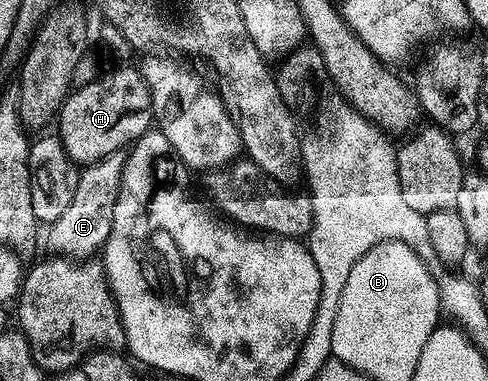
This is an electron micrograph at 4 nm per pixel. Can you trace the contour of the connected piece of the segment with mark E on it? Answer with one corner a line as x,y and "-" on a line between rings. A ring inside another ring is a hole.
123,152
111,153
80,169
78,187
74,190
74,199
70,199
70,207
66,207
66,211
62,211
62,215
58,215
58,219
47,226
48,245
53,254
82,259
103,250
112,230
125,158

